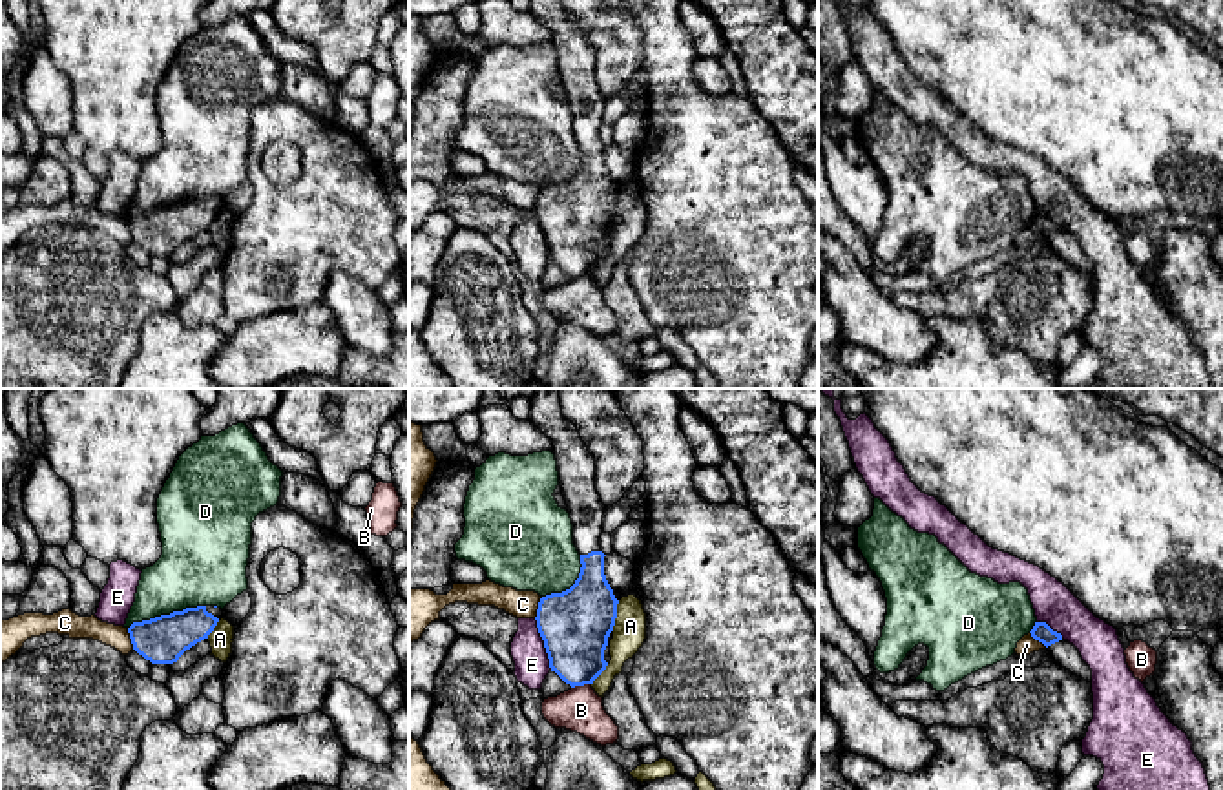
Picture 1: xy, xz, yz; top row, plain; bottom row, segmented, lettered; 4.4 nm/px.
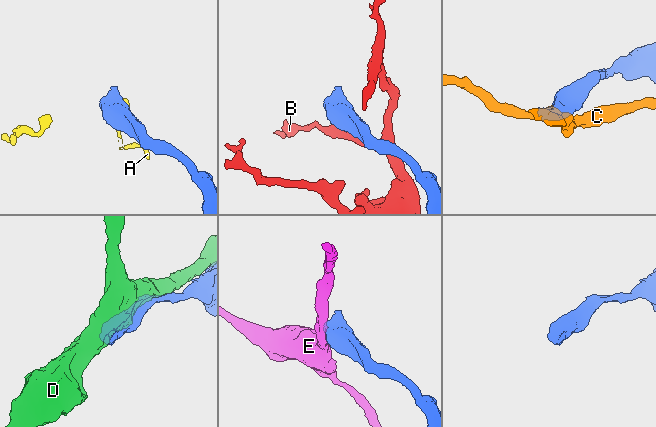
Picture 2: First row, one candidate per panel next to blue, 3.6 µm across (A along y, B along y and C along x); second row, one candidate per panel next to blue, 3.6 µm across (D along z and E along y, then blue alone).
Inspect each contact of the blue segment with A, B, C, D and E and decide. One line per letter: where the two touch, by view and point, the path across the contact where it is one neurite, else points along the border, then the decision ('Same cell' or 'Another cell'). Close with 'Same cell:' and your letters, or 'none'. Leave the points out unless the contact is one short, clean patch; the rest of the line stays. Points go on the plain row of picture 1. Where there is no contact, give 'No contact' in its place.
A: Touches blue at xz (616, 207). Boundary: xz (619, 192), (612, 221). Another cell
B: Touches blue at xz (581, 276). Another cell
C: Touches blue at xy (132, 230). Boundary: xy (126, 219), (134, 239). Another cell
D: Touches blue at xy (167, 207). Another cell
E: Touches blue at xz (544, 236). Boundary: xz (533, 210), (552, 259). Another cell
Same cell: none

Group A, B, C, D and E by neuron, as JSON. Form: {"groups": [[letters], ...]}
{"groups": [["A"], ["B"], ["C"], ["D"], ["E"]]}

